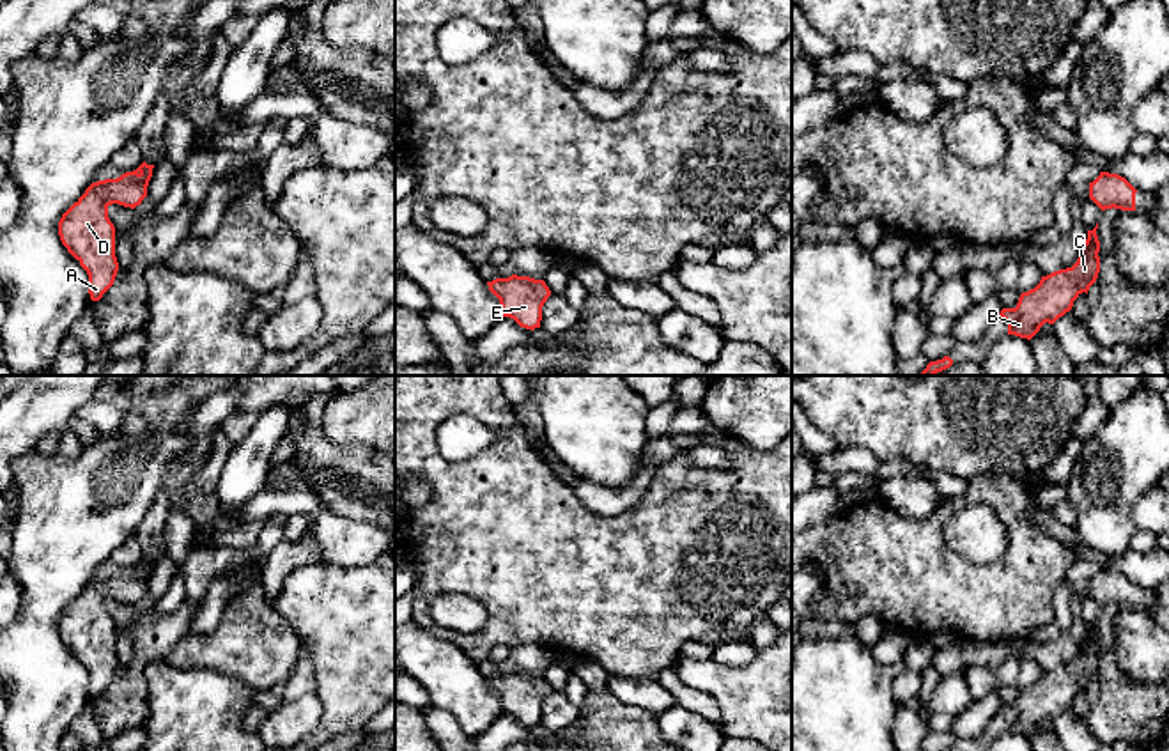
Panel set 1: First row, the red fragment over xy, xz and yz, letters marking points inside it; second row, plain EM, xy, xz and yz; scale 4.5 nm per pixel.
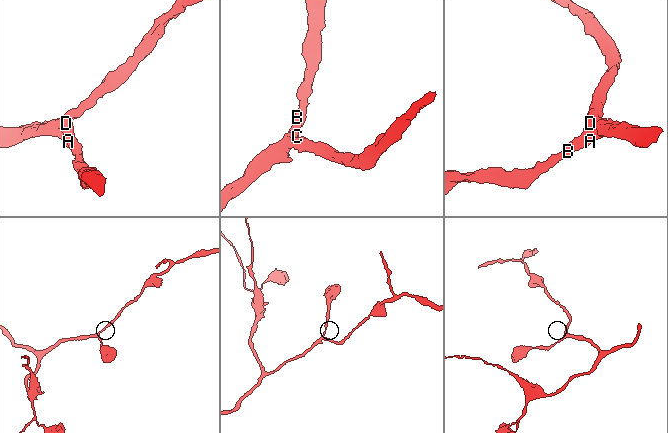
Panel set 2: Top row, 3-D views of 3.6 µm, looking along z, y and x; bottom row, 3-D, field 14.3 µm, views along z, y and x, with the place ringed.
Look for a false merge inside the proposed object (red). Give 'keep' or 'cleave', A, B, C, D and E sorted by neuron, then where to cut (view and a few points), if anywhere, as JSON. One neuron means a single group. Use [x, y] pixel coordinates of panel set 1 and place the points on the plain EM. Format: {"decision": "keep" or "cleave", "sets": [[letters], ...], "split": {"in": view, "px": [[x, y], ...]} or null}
{"decision": "keep", "sets": [["A", "B", "C", "D", "E"]], "split": null}

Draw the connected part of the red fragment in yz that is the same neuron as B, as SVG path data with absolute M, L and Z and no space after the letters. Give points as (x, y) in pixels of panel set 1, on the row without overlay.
M1098 620L1088 627L1088 636L1072 664L1041 673L1040 680L1022 689L1015 705L1003 705L1001 714L1008 721L1008 732L1031 737L1040 724L1054 721L1072 707L1073 698L1096 678L1100 670Z

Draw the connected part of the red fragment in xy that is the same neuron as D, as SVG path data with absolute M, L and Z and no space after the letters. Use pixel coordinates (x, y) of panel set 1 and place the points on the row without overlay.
M145 558L117 576L92 579L62 611L58 632L67 648L89 671L89 691L99 698L113 682L119 659L115 654L115 623L108 604L119 600L135 606L147 593L154 561Z

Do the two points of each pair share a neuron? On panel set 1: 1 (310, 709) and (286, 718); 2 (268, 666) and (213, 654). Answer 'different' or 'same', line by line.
1: same
2: same

